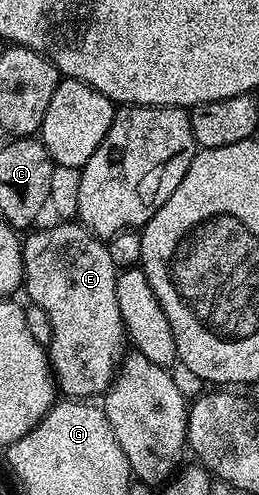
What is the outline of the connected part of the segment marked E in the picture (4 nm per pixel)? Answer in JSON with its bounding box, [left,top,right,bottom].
[22,220,129,399]

